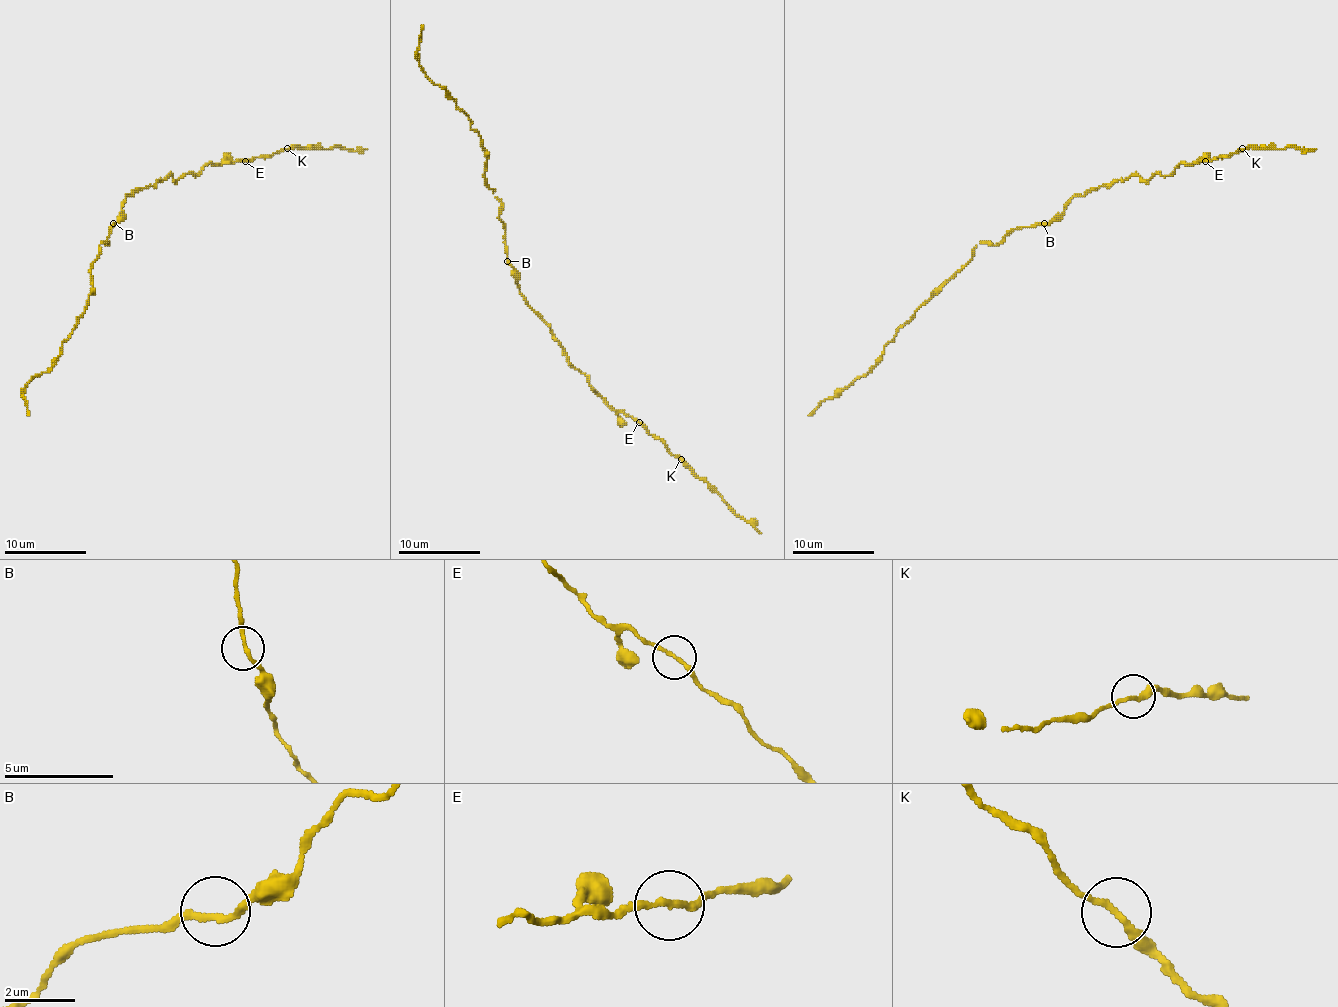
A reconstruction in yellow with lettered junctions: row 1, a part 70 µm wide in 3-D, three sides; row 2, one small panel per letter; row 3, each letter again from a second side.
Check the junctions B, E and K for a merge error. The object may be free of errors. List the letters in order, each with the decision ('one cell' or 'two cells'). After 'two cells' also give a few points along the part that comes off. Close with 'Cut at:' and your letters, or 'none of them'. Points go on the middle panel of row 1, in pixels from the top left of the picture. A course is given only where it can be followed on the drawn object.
B: one cell
E: one cell
K: two cells | (681, 459), (734, 512), (761, 533)
Cut at: K

